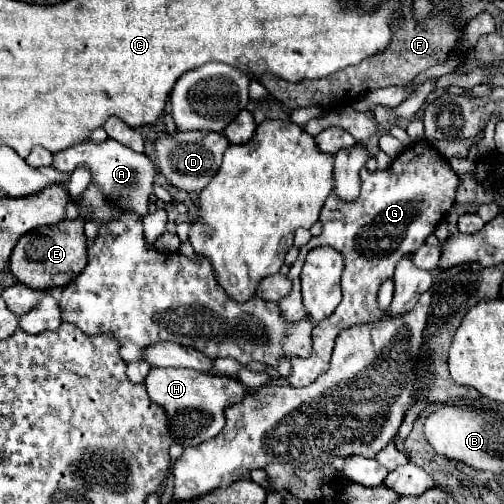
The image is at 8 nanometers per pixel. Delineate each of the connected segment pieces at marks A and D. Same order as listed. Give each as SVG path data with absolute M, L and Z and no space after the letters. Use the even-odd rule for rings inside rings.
M105 139L99 143L81 141L69 149L63 149L61 153L53 155L53 167L61 173L71 173L79 165L85 165L89 169L93 185L97 185L105 193L105 197L117 211L123 209L123 211L135 211L141 217L147 215L157 169L145 153L137 153L137 151L117 143L115 139Z
M193 131L193 133L177 133L175 137L163 135L157 139L157 147L155 147L157 149L157 167L169 179L171 185L185 189L185 191L199 193L207 187L207 183L217 173L227 145L229 145L229 141L221 133Z

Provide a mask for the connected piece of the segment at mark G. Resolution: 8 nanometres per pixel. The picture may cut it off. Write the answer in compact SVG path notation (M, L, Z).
M417 141L409 145L387 169L375 173L361 169L361 193L355 201L343 201L337 197L335 191L331 191L319 217L319 221L323 223L323 233L319 237L311 237L309 243L299 249L299 257L287 273L293 287L289 295L277 301L277 305L281 309L281 317L287 323L297 323L305 317L299 291L299 275L305 263L305 255L309 253L309 249L319 245L329 245L343 255L345 261L345 269L341 275L343 301L325 321L313 327L311 355L291 359L293 369L287 381L293 387L305 387L313 383L319 375L323 375L329 369L335 337L343 329L353 327L357 323L373 323L381 319L383 311L377 307L379 285L393 277L395 265L403 255L413 253L417 247L425 243L427 235L435 231L437 223L455 203L457 183L459 183L457 173L437 153L437 149L431 143Z

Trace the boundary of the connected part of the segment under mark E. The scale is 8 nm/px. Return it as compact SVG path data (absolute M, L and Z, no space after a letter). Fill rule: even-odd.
M63 219L57 225L51 227L39 227L35 231L25 233L17 245L13 247L9 269L19 279L19 283L37 287L37 289L49 289L49 287L63 287L67 285L81 269L85 269L87 261L87 239L83 233L83 219Z

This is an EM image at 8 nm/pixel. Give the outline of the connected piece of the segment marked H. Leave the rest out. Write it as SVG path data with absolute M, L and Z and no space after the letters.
M151 369L147 379L147 393L153 403L161 405L169 417L169 433L181 445L199 445L221 433L225 425L223 409L241 401L245 389L231 377L219 377L197 369Z

